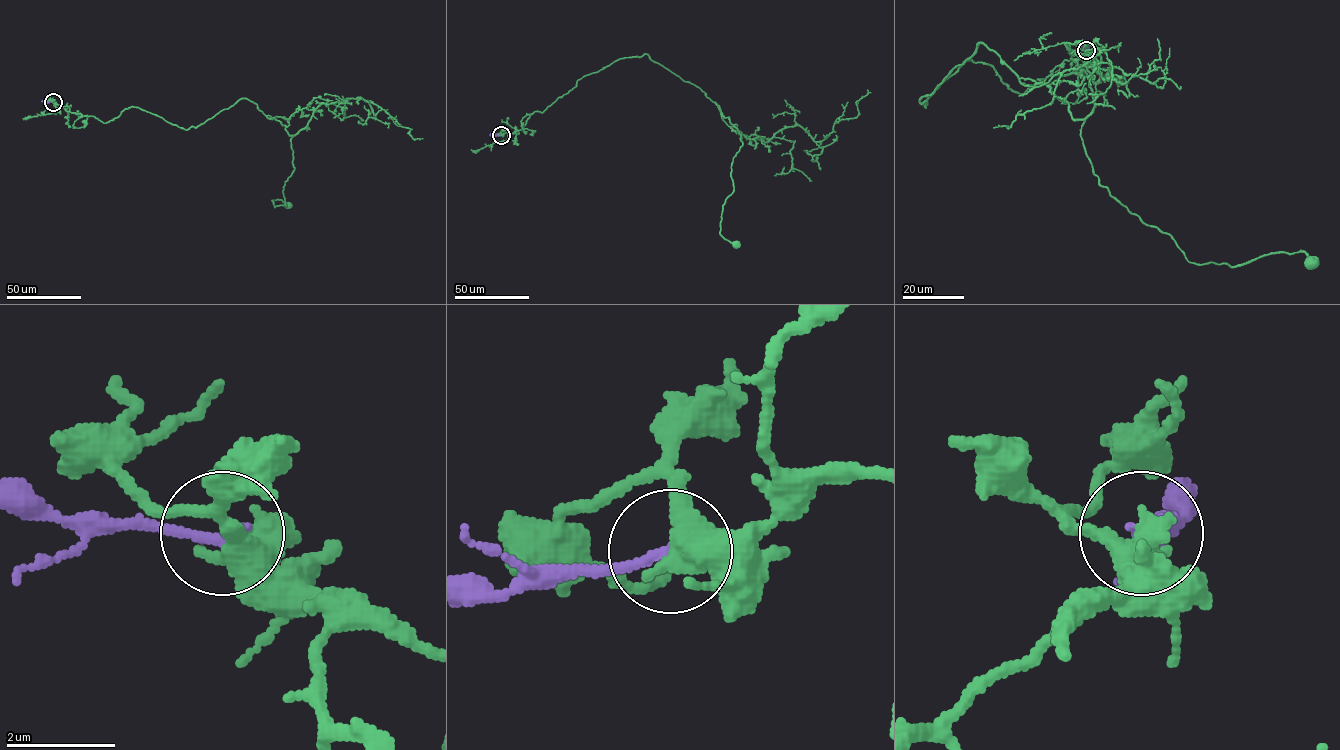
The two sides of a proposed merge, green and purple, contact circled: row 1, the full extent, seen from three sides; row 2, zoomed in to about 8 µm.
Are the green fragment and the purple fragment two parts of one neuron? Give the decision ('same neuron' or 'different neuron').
different neuron

